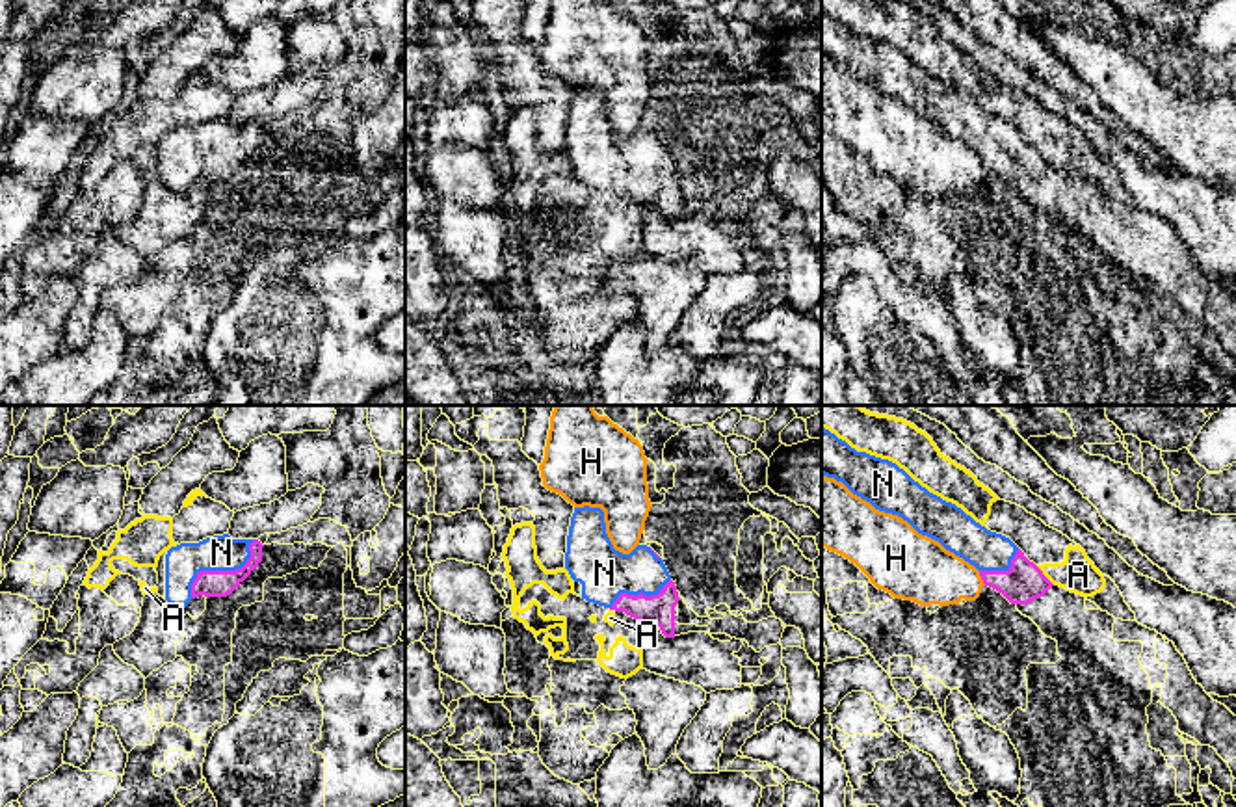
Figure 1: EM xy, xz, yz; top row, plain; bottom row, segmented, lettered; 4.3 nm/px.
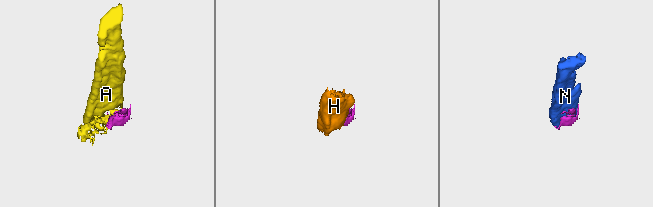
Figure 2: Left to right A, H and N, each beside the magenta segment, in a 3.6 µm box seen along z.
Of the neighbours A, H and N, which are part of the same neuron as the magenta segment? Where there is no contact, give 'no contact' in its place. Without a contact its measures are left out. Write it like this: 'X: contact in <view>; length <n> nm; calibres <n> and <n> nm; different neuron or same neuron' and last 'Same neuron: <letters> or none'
A: contact in yz; length 120 nm; calibres 170 and 160 nm; different neuron
H: contact in yz; length 70 nm; calibres 170 and 280 nm; different neuron
N: contact in xy; length 380 nm; calibres 110 and 160 nm; same neuron
Same neuron: N

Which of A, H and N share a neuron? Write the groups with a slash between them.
A / H / N

